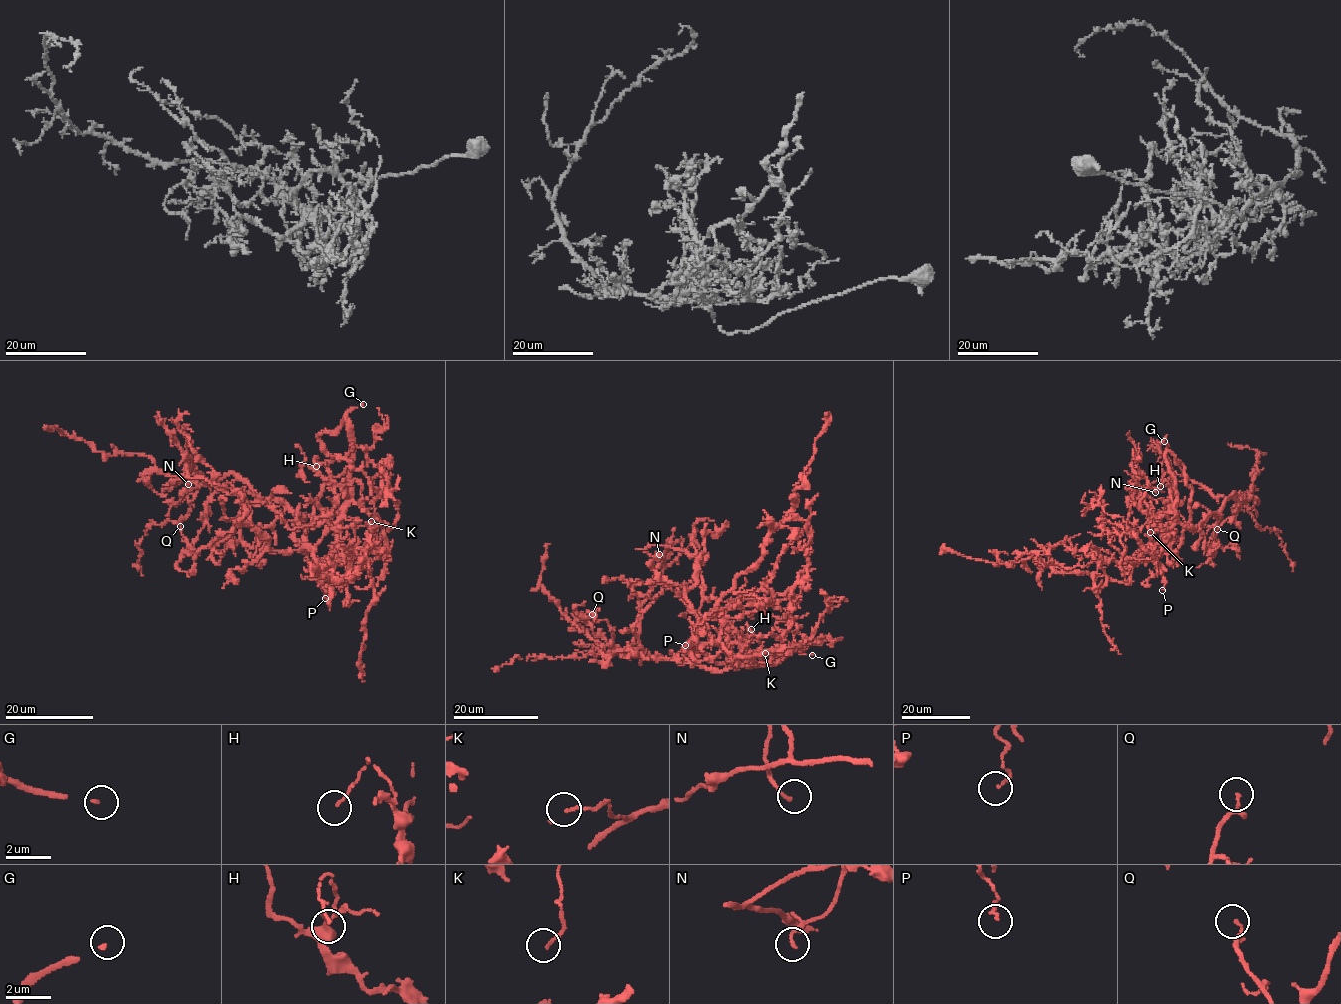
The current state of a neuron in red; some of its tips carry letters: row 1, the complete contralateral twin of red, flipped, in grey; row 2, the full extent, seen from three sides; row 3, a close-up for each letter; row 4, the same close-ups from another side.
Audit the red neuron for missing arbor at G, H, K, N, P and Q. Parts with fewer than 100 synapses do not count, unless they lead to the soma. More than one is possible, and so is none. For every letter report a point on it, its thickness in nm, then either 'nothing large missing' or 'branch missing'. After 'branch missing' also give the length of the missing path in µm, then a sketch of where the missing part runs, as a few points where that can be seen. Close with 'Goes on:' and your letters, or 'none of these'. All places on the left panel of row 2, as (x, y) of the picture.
G: at (363, 404); 110 nm thick; branch missing; about 40 µm are missing
H: at (316, 466); 120 nm thick; nothing large missing
K: at (371, 521); 120 nm thick; nothing large missing
N: at (188, 484); 130 nm thick; nothing large missing
P: at (325, 598); 120 nm thick; nothing large missing
Q: at (180, 526); 70 nm thick; nothing large missing
Goes on: G

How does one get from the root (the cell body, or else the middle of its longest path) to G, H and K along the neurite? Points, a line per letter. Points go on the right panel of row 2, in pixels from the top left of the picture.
G: (1179, 524), (1175, 510), (1176, 483), (1170, 475), (1165, 457), (1167, 445), (1164, 441)
H: (1179, 524), (1177, 514), (1170, 510), (1169, 483), (1165, 479), (1160, 486)
K: (1179, 524), (1175, 517), (1152, 517), (1147, 526), (1150, 532)

